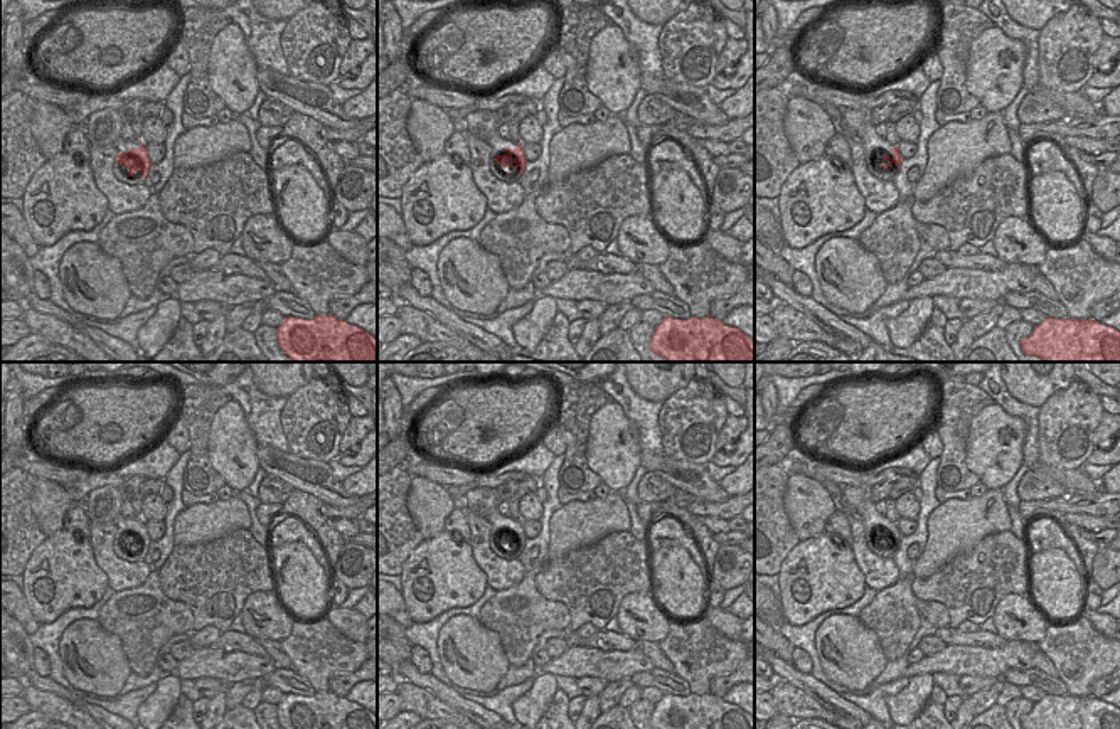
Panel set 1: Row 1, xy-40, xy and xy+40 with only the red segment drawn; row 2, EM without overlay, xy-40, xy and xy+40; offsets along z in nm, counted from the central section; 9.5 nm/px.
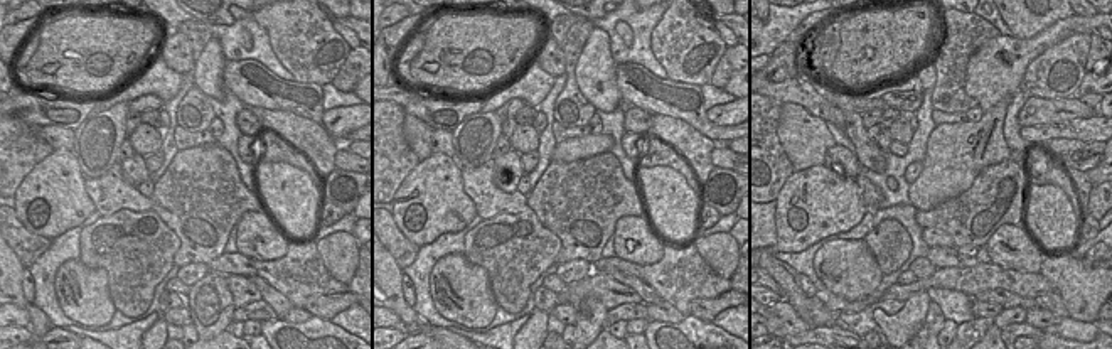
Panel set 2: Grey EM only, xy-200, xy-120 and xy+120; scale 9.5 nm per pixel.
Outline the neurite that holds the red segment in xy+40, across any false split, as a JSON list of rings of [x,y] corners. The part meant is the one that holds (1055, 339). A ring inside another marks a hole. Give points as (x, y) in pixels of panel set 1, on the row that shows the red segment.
[[[1046,317],[1019,345],[1044,362],[1120,362],[1120,332],[1091,318]]]

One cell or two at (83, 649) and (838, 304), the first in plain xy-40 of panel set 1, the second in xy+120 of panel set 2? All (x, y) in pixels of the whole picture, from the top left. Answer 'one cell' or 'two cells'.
two cells

